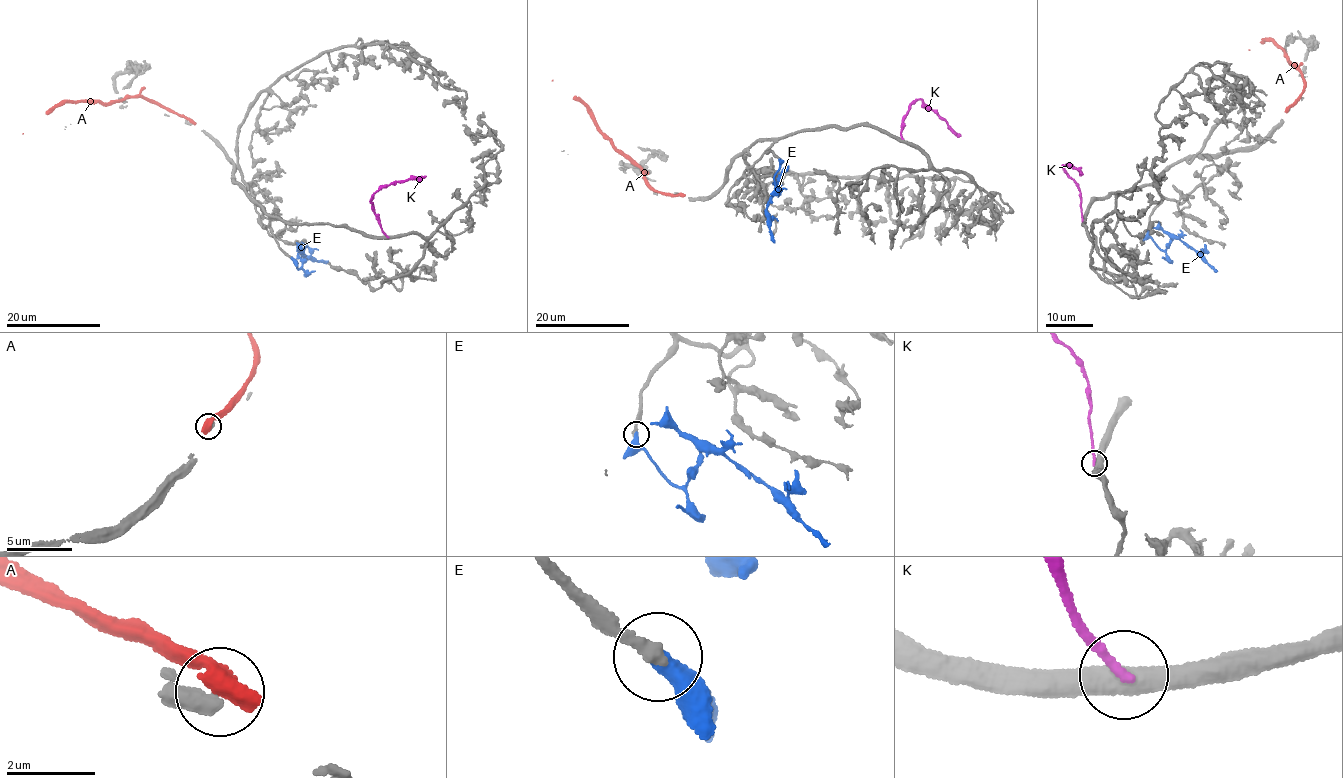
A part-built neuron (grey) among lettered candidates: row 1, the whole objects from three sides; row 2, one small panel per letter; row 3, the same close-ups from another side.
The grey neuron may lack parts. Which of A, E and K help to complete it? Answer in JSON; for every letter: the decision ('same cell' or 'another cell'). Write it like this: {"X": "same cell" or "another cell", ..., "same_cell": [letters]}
{"A": "another cell", "E": "same cell", "K": "another cell", "same_cell": ["E"]}

